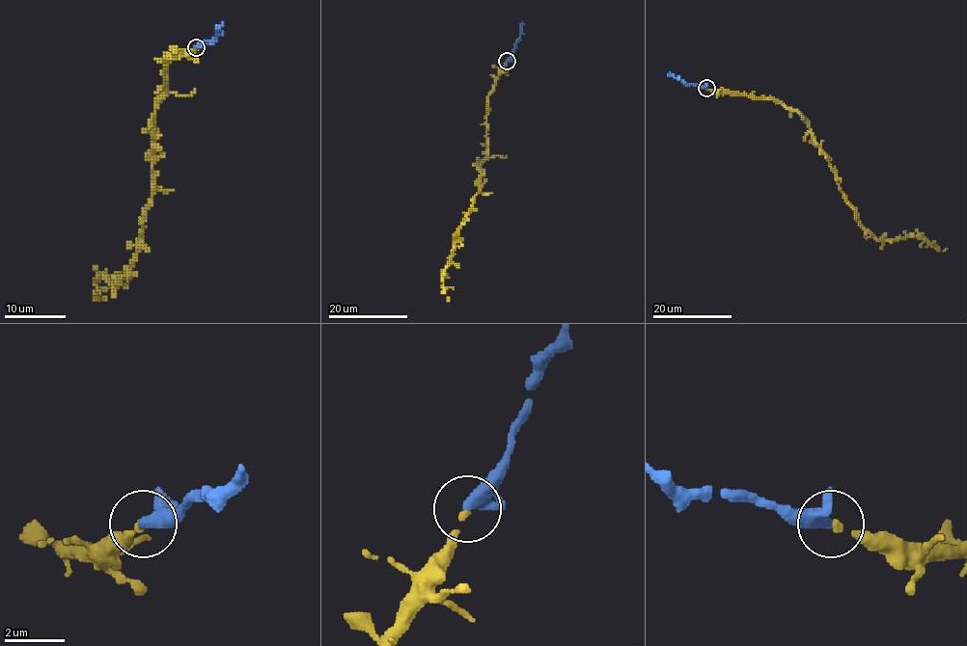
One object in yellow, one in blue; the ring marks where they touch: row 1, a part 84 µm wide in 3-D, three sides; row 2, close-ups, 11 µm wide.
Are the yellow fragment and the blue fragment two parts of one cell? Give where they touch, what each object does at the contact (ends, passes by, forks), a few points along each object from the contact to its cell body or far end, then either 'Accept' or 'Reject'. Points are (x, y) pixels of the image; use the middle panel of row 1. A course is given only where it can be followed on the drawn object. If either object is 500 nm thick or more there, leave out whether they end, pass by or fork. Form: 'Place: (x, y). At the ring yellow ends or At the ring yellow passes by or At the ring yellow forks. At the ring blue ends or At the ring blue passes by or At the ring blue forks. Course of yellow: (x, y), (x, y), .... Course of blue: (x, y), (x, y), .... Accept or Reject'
Place: (507, 61). At the ring yellow ends. At the ring blue passes by. Course of yellow: (507, 61), (489, 96), (479, 192), (445, 270), (450, 301). Course of blue: (507, 61), (523, 23). Accept

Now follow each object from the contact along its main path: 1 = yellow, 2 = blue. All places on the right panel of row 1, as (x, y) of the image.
1: (706, 88), (773, 97), (795, 110), (867, 230), (878, 239), (916, 237), (947, 248)
2: (706, 88), (686, 84), (669, 72)

